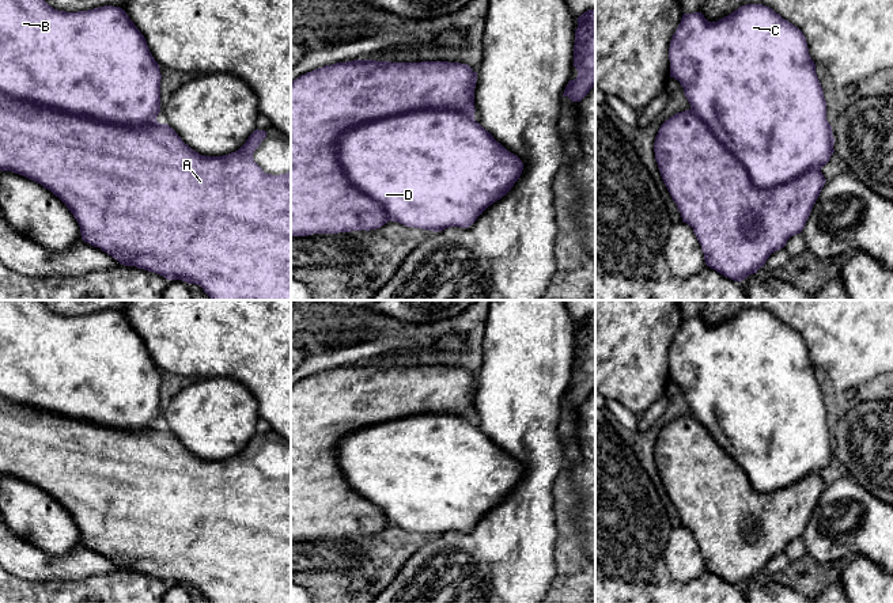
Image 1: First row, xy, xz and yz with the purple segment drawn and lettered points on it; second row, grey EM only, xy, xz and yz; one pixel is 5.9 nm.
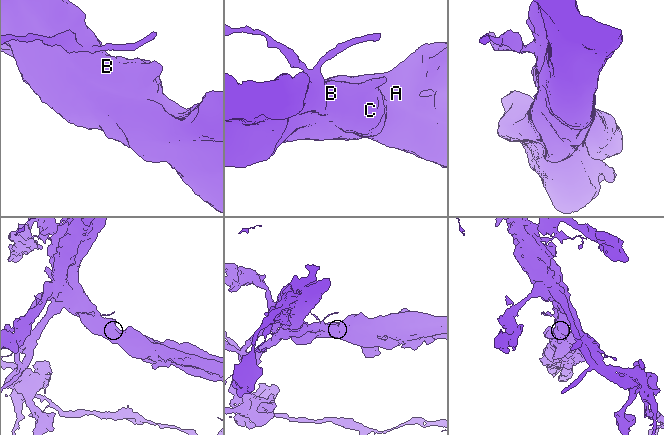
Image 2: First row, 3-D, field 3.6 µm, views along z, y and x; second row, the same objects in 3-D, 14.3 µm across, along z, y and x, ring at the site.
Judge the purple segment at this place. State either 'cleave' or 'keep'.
cleave

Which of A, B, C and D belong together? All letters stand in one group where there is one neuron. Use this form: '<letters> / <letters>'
A / B C D

